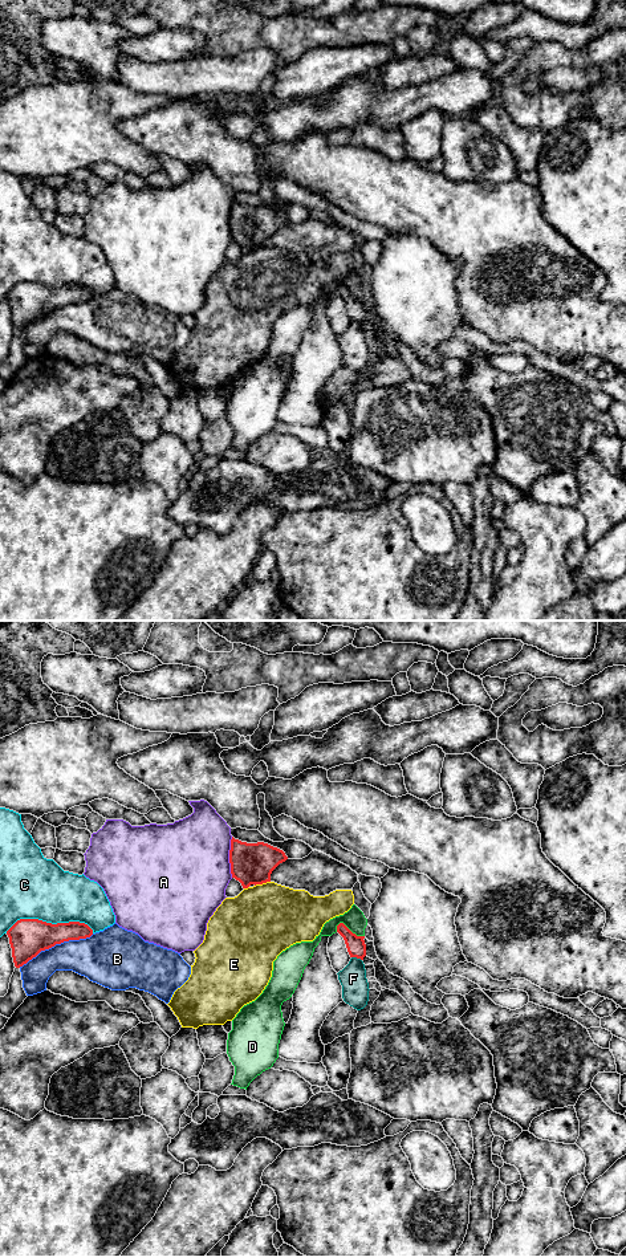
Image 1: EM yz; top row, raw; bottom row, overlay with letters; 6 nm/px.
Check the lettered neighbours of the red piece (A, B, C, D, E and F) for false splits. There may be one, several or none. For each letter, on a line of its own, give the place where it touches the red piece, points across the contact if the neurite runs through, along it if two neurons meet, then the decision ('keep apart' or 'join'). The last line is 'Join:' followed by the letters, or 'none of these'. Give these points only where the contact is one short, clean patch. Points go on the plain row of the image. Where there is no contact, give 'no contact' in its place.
A: yz (230, 220) | keep apart
B: yz (56, 306) | keep apart
C: yz (49, 287) | keep apart
D: yz (349, 293) | along yz (336, 289), (342, 287), (357, 299), (364, 300) | keep apart
E: yz (261, 247) | keep apart
F: yz (357, 321) | along yz (352, 320), (361, 324) | keep apart
Join: none of these

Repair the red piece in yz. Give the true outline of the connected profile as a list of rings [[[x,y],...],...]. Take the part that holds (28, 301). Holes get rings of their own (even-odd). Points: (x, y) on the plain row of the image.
[[[20,282],[7,294],[7,298],[15,330],[20,331],[41,314],[56,308],[90,301],[93,293],[80,285],[52,288],[38,282]]]

